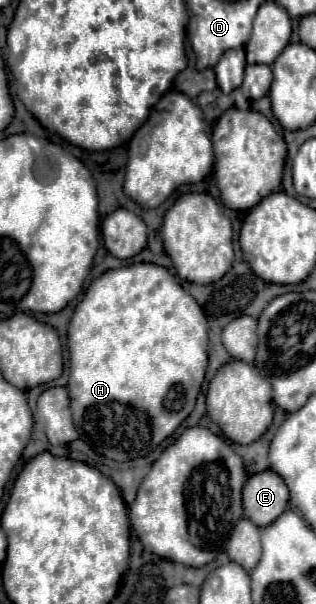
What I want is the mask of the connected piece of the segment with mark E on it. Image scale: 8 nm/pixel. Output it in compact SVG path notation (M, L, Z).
M273 470L249 476L243 490L243 510L255 526L271 524L287 508L287 500L289 490Z

